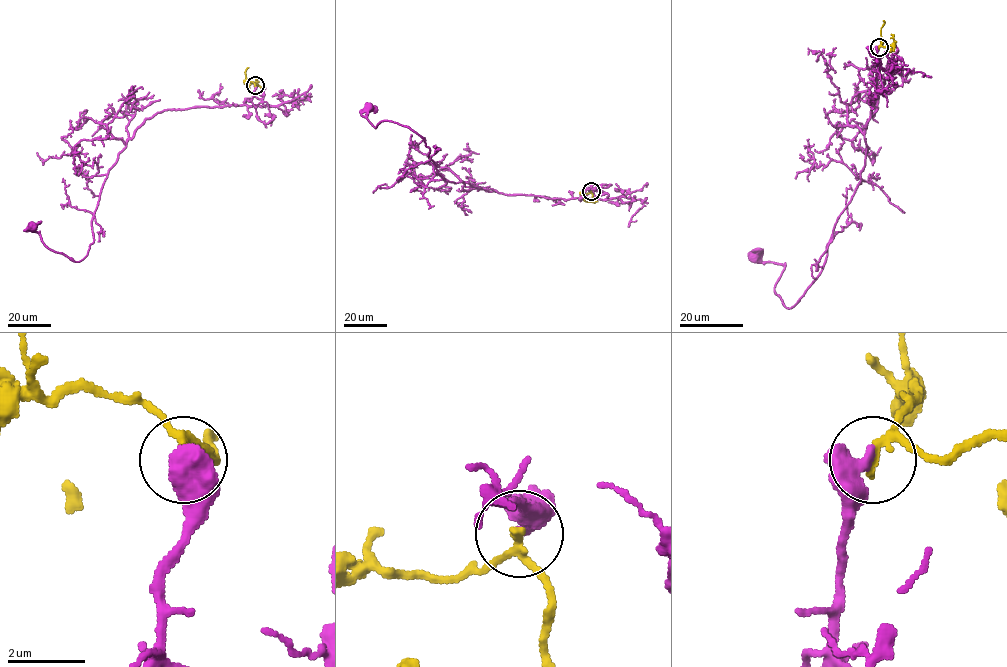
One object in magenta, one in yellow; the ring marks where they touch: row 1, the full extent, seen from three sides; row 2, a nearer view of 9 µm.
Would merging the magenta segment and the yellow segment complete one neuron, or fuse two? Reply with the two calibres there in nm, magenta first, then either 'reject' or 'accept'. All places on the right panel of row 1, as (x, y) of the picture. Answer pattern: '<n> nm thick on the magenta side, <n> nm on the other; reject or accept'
320 nm thick on the magenta side, 200 nm on the other; accept

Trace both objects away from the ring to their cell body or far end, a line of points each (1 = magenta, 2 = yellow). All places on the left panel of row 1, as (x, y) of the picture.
1: (255, 85), (242, 105), (168, 109), (145, 120), (109, 170), (83, 259), (51, 250), (32, 226)
2: (255, 85), (247, 81), (245, 72), (248, 67)

